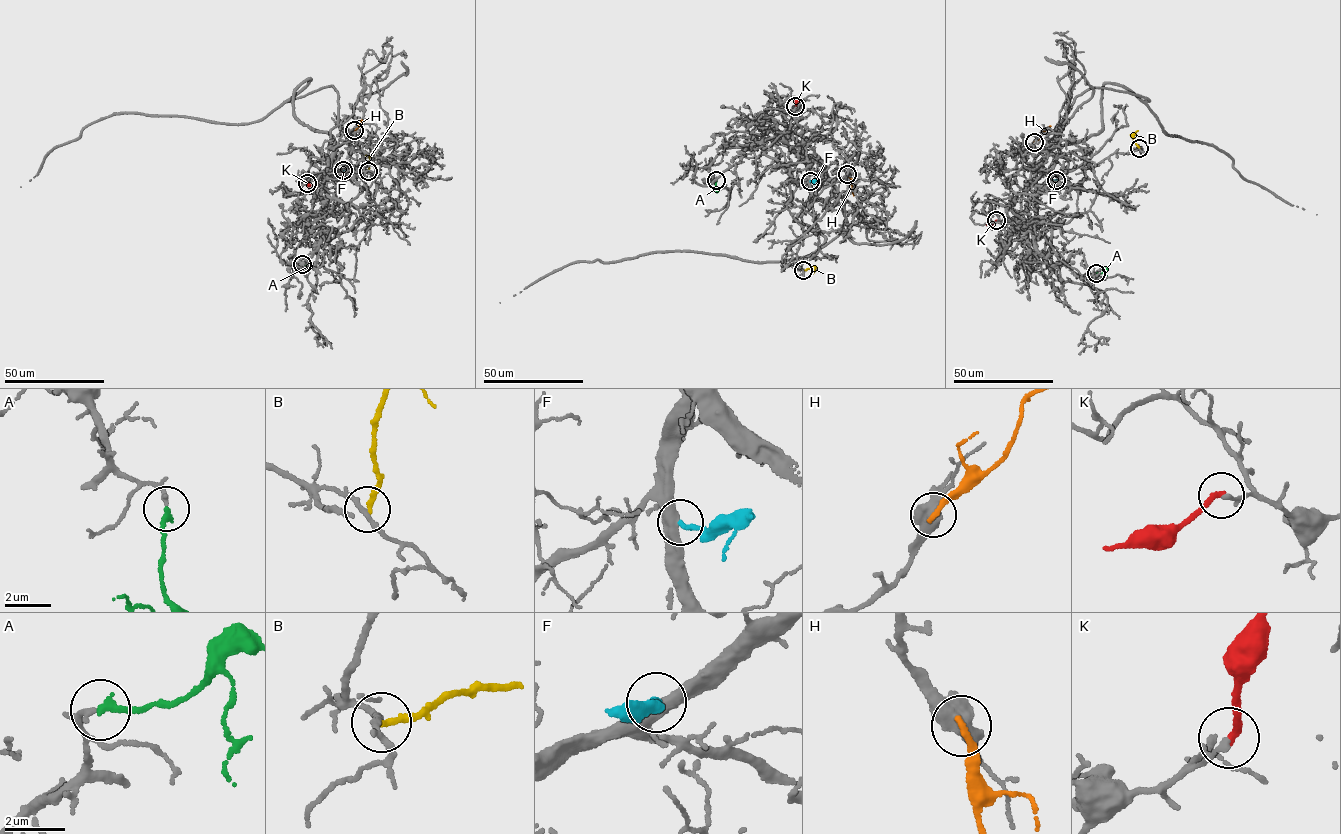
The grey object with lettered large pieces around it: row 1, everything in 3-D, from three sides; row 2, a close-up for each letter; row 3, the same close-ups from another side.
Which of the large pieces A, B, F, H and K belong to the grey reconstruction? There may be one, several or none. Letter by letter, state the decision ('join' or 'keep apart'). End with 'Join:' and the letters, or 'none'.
A: join
B: keep apart
F: keep apart
H: keep apart
K: keep apart
Join: A

